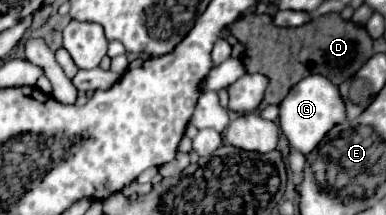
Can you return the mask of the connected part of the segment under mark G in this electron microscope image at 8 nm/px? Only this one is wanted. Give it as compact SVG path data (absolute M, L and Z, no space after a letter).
M314 74L304 80L300 80L284 98L280 106L280 128L282 134L288 138L290 146L304 156L308 156L318 142L324 138L324 134L346 120L346 108L342 102L342 96L338 92L338 86L334 86L326 76Z

